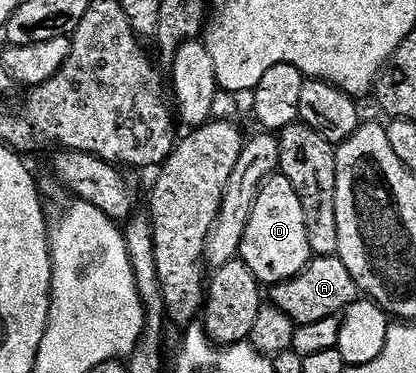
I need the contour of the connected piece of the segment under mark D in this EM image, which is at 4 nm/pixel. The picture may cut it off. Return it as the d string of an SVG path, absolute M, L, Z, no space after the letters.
M275 175L263 183L248 227L244 227L238 255L266 287L298 277L310 266L312 254L308 247L308 227L304 227L304 207L300 207L300 199L286 177Z

